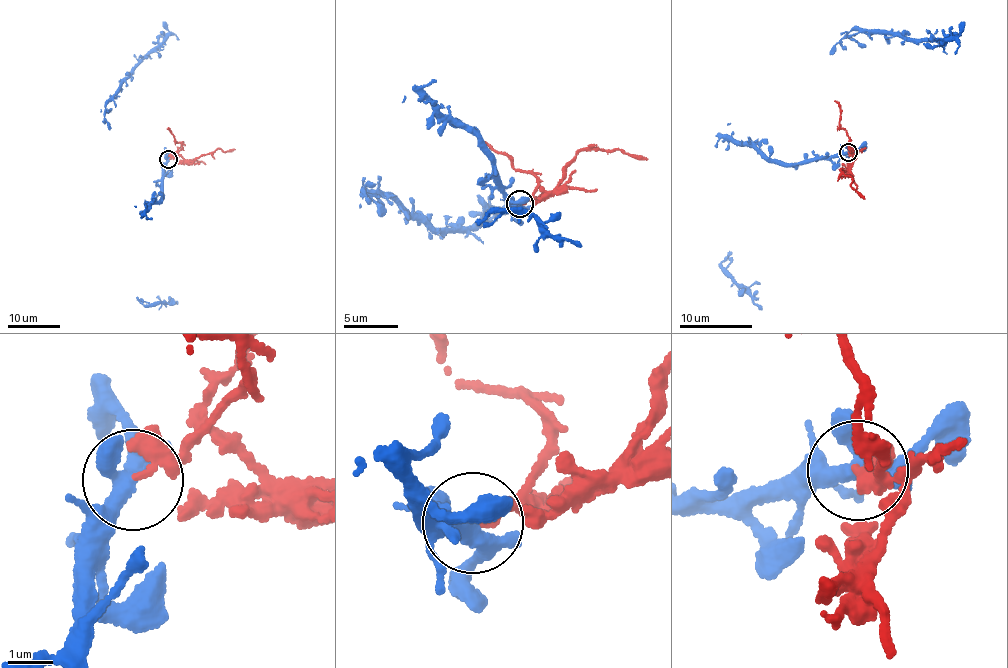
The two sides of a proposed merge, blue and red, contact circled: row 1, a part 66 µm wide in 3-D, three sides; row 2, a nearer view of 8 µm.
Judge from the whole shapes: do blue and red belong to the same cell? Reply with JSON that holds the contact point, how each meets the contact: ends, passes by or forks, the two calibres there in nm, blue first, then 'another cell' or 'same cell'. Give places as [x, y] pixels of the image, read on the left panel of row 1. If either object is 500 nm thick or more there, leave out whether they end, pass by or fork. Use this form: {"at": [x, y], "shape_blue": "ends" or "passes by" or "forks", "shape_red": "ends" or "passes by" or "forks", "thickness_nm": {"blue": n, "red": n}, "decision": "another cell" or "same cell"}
{"at": [168, 159], "shape_blue": "forks", "shape_red": "passes by", "thickness_nm": {"blue": 340, "red": 220}, "decision": "another cell"}

